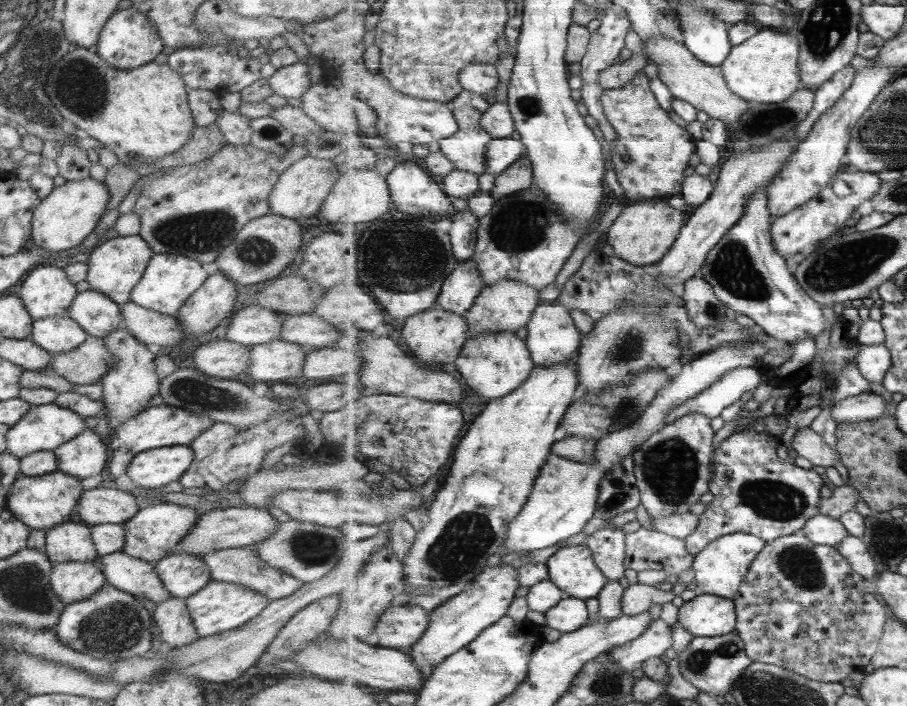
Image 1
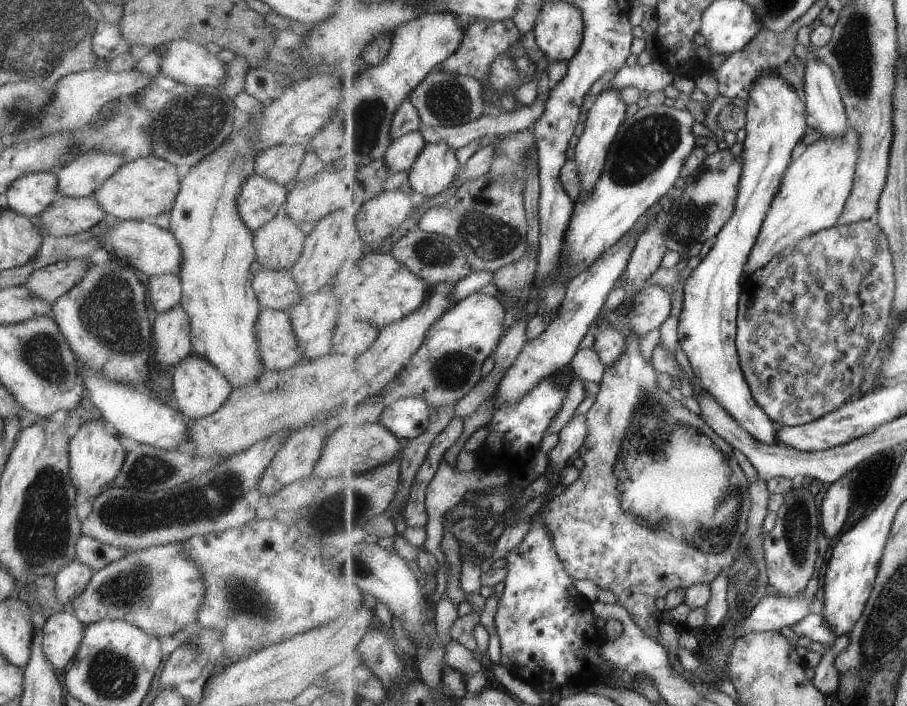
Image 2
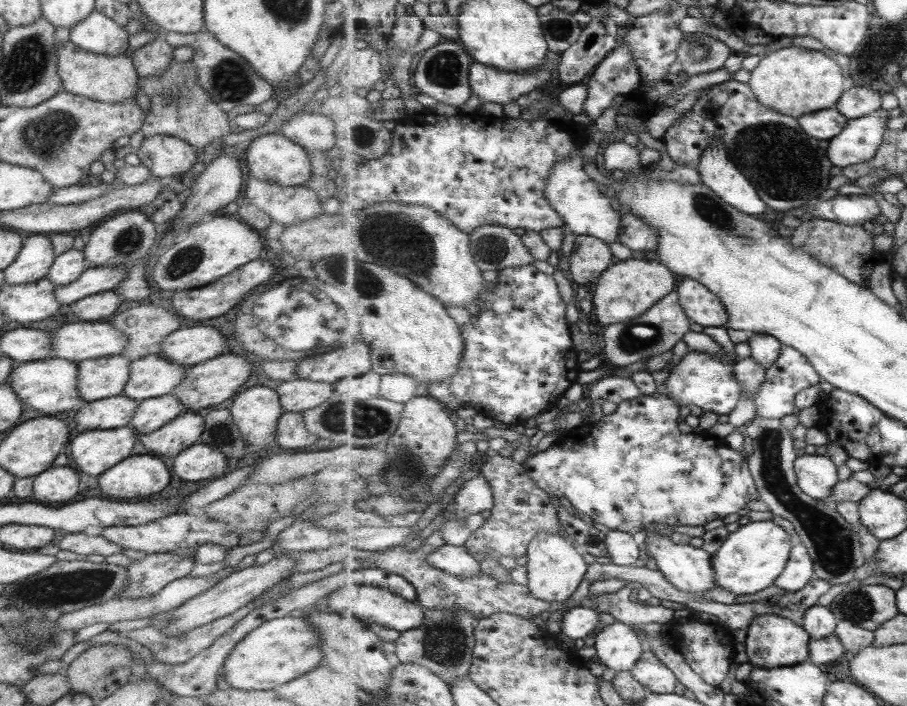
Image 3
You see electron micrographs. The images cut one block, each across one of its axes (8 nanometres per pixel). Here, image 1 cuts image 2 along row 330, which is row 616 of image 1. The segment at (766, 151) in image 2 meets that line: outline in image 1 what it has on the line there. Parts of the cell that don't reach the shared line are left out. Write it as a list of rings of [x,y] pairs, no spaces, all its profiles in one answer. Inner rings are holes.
[[[697,594],[678,611],[677,620],[695,637],[718,637],[736,630],[738,614],[733,599]]]

